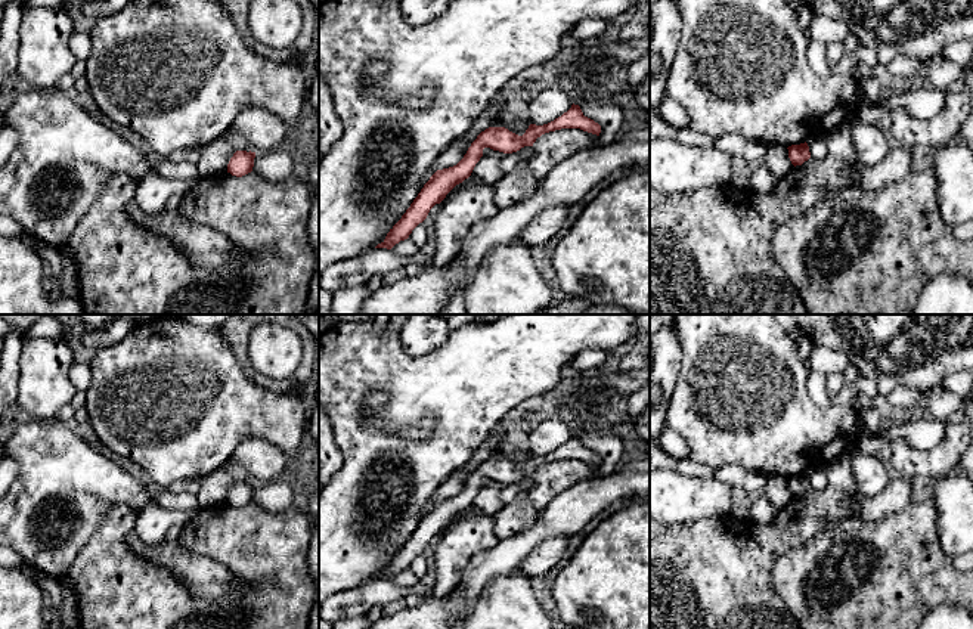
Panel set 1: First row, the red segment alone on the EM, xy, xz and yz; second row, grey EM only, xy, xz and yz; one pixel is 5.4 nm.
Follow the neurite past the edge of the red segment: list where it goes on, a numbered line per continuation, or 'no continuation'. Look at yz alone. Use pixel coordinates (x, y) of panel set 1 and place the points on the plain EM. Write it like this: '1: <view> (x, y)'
no continuation

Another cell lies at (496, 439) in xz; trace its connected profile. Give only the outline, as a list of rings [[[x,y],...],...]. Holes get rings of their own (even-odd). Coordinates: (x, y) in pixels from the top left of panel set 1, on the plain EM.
[[[501,422],[492,430],[486,443],[490,447],[490,450],[498,453],[501,458],[505,458],[518,467],[523,467],[526,461],[529,459],[530,453],[518,449],[506,452],[503,449],[505,437],[506,437],[506,424]]]

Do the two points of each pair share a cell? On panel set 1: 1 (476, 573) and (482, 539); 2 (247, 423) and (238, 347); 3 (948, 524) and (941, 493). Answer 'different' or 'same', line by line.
1: different
2: different
3: same

